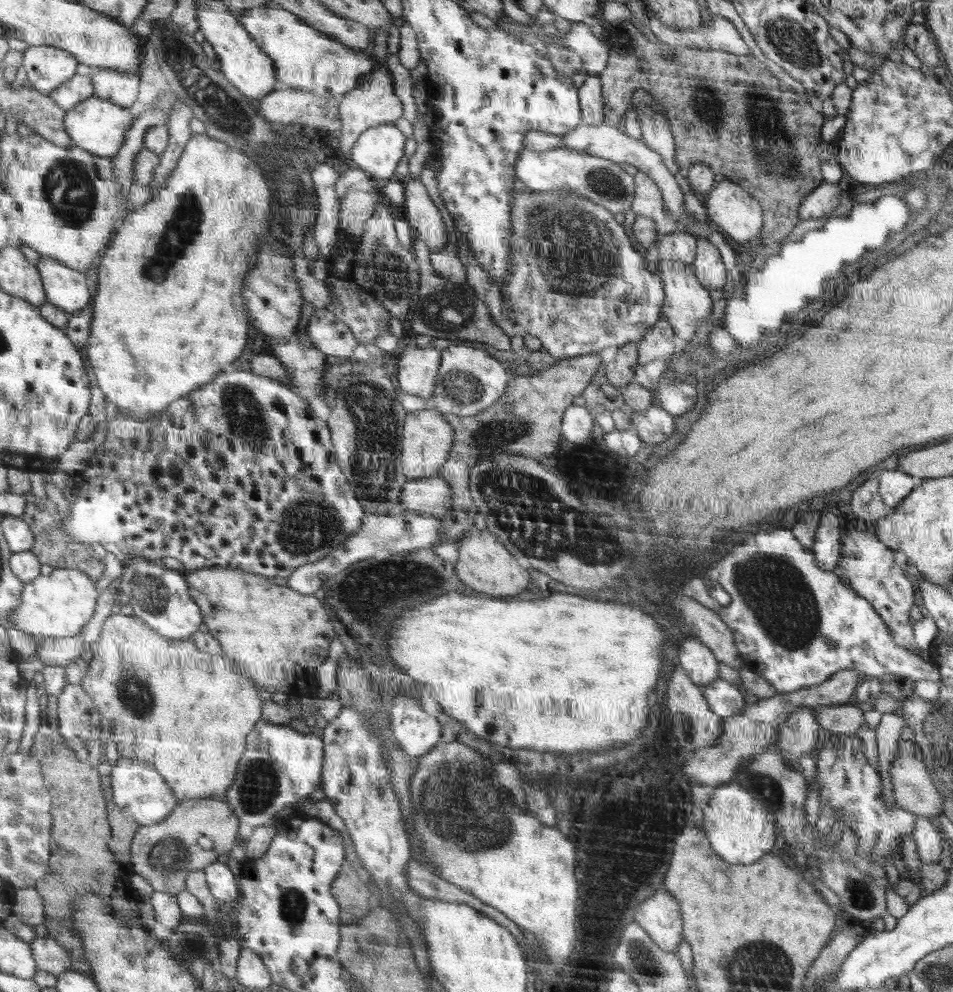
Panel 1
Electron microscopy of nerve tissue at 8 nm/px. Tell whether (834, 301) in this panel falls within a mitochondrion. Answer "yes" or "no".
no

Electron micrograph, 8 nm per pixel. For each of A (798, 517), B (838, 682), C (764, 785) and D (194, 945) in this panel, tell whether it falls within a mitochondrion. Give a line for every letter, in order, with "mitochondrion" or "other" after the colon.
A: other
B: other
C: mitochondrion
D: mitochondrion

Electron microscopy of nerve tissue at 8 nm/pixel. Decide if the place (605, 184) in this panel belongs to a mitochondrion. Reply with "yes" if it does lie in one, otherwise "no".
yes

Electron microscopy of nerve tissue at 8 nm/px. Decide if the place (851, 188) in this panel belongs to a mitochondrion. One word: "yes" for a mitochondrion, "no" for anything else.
no

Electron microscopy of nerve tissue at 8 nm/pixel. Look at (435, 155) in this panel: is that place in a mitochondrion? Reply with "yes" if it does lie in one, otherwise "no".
no

